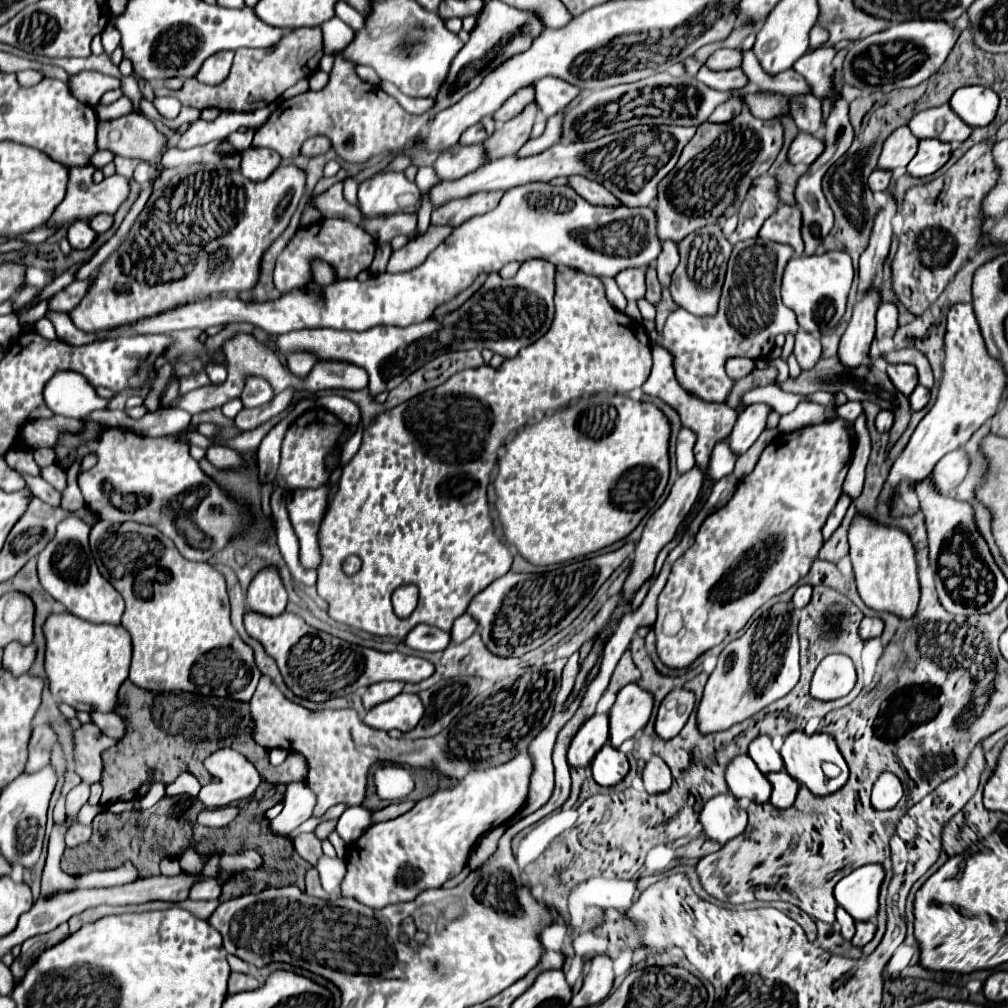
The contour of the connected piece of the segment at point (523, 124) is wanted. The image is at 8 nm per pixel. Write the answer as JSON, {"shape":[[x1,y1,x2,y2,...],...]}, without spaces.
{"shape":[[529,104,525,112,521,112,517,118,505,122,501,128,497,128,483,144,485,144,485,156,491,160,499,160,511,154,517,154,517,150,529,140,529,132,533,128,533,122,537,118,537,104]]}

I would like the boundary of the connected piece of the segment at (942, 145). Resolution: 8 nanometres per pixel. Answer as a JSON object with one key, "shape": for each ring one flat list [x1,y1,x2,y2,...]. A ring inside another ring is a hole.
{"shape":[[921,140,915,158,907,164,907,172,915,178,925,178,935,174,951,158,951,144,941,140]]}

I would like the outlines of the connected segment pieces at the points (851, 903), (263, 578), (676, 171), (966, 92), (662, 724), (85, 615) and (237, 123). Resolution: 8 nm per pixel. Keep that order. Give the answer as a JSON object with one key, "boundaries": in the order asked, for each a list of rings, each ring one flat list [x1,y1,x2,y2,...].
{"boundaries":[[[867,864,845,878,835,886,835,900,845,912,851,914,857,922,869,922,877,916,877,896,883,882,883,868,877,864]],[[265,566,255,574,247,590,247,608,265,614,279,616,287,606,287,590,283,586,277,566]],[[743,110,731,122,703,122,685,146,677,166,659,184,659,202,655,208,659,240,681,242,693,230,715,224,721,216,737,214,753,180,771,168,781,148,783,124,779,118,761,120]],[[985,86,959,88,949,100,949,104,955,110,955,114,959,114,959,118,973,128,991,124,999,110,997,94]],[[675,688,661,702,655,720,655,732,665,740,677,736,685,726,685,722,689,720,693,708,695,708,695,694,685,688]],[[69,516,57,526,57,536,53,542,47,544,47,548,37,558,37,570,41,586,65,608,93,624,119,624,121,614,125,612,125,602,121,594,101,578,97,564,93,562,91,550,89,550,89,526,83,524,79,518]],[[267,106,265,110,257,110,253,114,245,114,245,112,221,112,213,122,205,122,205,120,197,120,191,124,191,128,187,132,181,134,177,148,193,148,193,146,201,146,201,144,209,144,209,142,221,142,225,140,231,132,239,130,241,126,247,128,259,128,267,122,267,118,271,116,273,108]]]}

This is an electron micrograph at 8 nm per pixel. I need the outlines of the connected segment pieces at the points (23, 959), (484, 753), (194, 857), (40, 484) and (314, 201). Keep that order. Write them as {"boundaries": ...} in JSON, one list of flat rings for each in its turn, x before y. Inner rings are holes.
{"boundaries":[[[55,928,53,932,37,934,37,936,29,938,29,940,21,946,21,954,19,954,19,958,15,958,15,962,11,964,11,972,13,972,13,976,15,976,15,982,21,980,19,976,25,974,25,970,31,966,31,962,33,962,43,950,47,950,47,948,55,946,57,942,61,942,63,938,67,938,69,932,59,934,59,930,61,930,61,928]],[[557,658,545,664,537,674,513,684,495,682,489,690,481,692,441,734,431,738,407,740,389,738,387,732,365,726,353,708,343,710,309,710,287,696,275,686,269,676,261,676,259,686,251,698,251,718,255,720,255,738,265,748,285,748,305,756,309,764,307,786,317,796,315,816,321,816,327,808,339,802,359,806,365,798,367,772,375,760,395,760,399,764,437,766,439,772,461,780,469,770,489,768,505,764,515,758,521,750,527,750,529,742,549,724,553,714,555,688,561,682,561,670,565,658],[501,692,505,696,501,698],[503,700,503,704,501,704]],[[187,850,181,858,179,858,179,864,182,869,182,872,199,872,203,866,205,866,207,858,201,858,199,854,193,854,193,850]],[[23,474,23,478,27,482,27,488,31,488,37,498,41,498,43,502,47,502,51,506,61,504,61,492,57,492,49,482,45,482,43,478,33,478,33,476,25,476,25,474]],[[343,181,333,184,329,190,309,198,309,204,321,212,323,218,341,218,353,224,361,222,361,212,357,206,349,204,343,196]]]}

